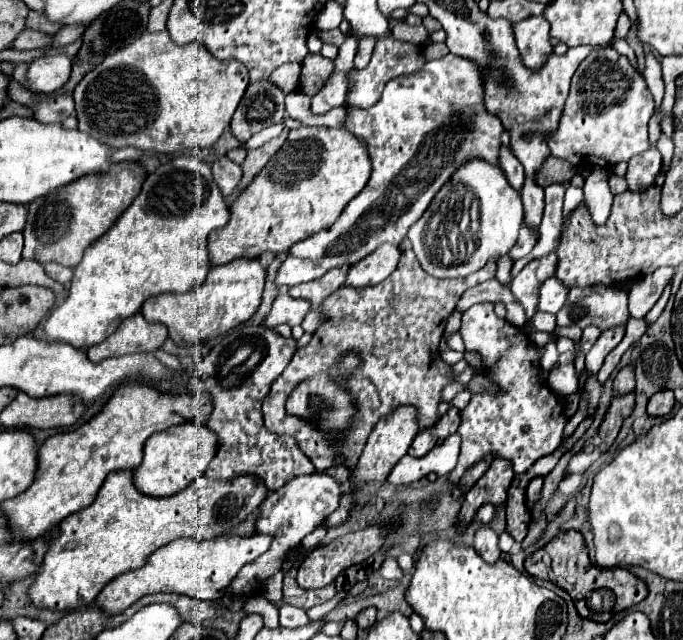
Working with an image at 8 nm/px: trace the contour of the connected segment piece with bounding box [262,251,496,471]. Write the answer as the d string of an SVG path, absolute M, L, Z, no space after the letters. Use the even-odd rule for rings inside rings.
M404 251L396 271L378 285L368 285L362 289L342 287L338 293L332 293L318 311L322 311L324 321L312 335L312 341L306 347L300 347L290 365L280 373L272 383L268 395L262 401L262 415L266 427L276 435L290 435L296 439L296 445L306 457L314 463L316 471L326 471L334 463L334 449L330 439L322 437L318 429L290 417L284 411L286 397L298 381L330 369L342 355L342 351L354 349L362 355L362 365L354 371L348 381L352 395L358 399L358 417L348 433L348 443L344 445L346 467L354 469L356 461L366 445L370 429L378 423L380 417L392 413L400 405L414 405L418 409L420 429L434 425L438 417L438 403L442 401L442 389L458 381L458 375L452 373L452 365L444 363L438 353L438 343L442 339L446 319L456 309L462 293L478 283L492 279L496 273L496 261L490 259L480 271L468 275L466 279L442 279L430 277L418 265L412 251Z

